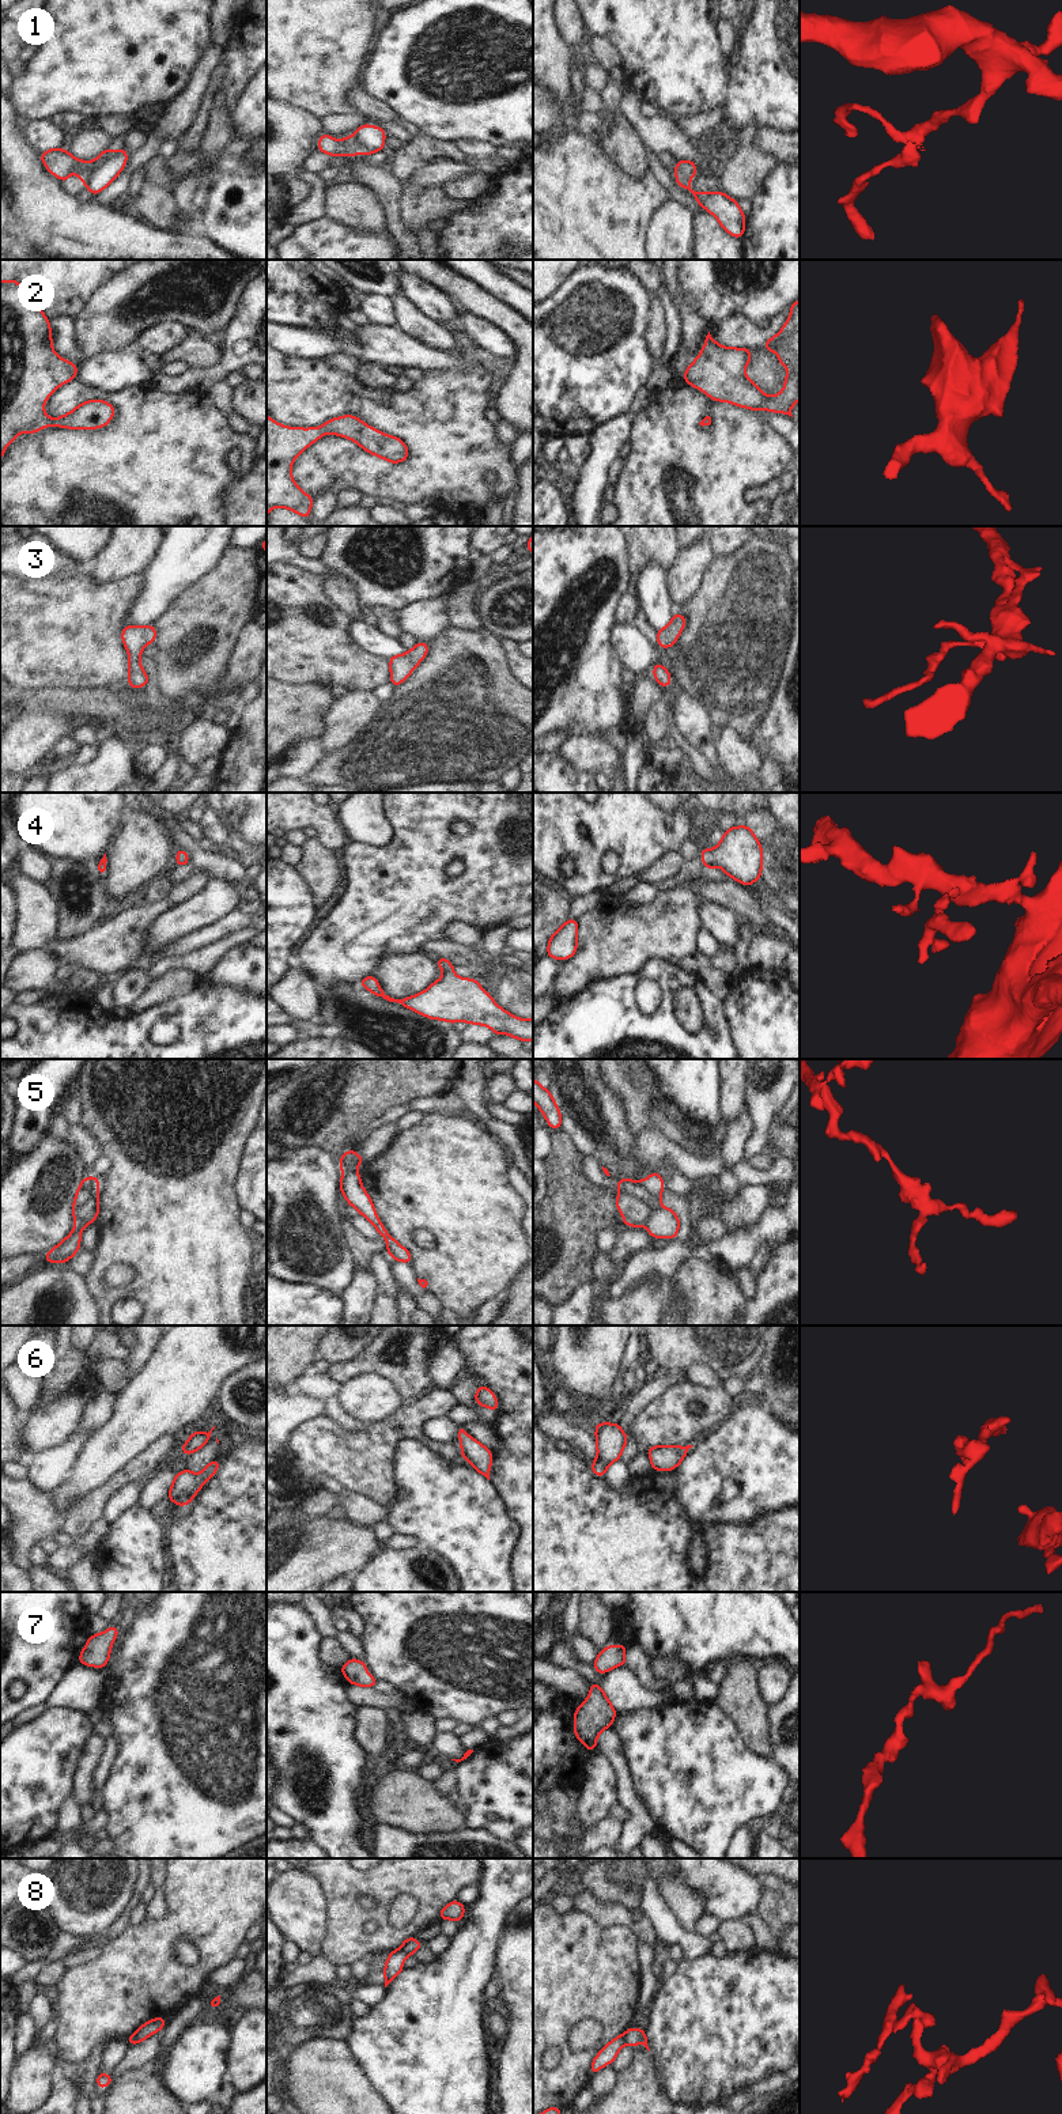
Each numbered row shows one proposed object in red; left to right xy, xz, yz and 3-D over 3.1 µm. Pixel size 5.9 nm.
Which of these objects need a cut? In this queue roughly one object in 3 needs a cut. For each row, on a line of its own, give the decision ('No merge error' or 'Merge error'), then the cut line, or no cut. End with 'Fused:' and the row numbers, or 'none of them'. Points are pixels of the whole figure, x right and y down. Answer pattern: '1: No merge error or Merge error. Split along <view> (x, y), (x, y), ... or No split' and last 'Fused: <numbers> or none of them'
1: Merge error. Split along xz (350, 137), (356, 143), (358, 152)
2: No merge error. No split
3: No merge error. No split
4: No merge error. No split
5: Merge error. Split along yz (658, 1206), (650, 1210), (643, 1224)
6: No merge error. No split
7: No merge error. No split
8: Merge error. Split along yz (624, 2034), (627, 2042)
Fused: 1, 5, 8.

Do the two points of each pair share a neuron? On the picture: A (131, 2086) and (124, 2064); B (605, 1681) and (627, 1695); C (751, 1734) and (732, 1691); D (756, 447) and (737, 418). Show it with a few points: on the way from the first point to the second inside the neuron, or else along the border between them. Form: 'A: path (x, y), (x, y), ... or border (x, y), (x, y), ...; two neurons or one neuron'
A: border (147, 2064), (114, 2075); two neurons
B: path (611, 1682), (622, 1690); one neuron
C: path (751, 1723), (751, 1713), (743, 1702); one neuron
D: path (749, 441), (737, 428), (737, 424); one neuron

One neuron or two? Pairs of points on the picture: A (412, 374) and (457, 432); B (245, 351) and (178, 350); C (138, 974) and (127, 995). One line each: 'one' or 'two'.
A: two
B: two
C: one

